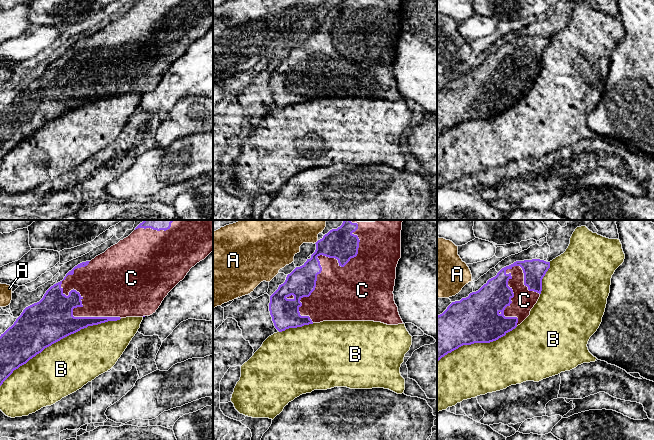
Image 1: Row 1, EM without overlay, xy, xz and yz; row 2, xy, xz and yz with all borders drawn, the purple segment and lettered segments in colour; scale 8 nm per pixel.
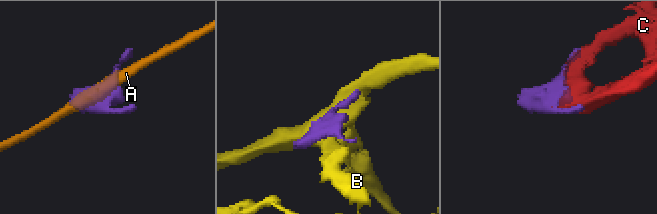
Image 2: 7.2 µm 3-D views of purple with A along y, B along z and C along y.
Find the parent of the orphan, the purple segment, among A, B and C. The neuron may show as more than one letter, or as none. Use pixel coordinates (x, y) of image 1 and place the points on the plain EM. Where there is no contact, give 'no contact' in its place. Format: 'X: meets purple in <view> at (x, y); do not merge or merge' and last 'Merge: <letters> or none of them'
A: meets purple in xz at (316, 18); do not merge
B: meets purple in xy at (59, 116); do not merge
C: meets purple in xz at (317, 34); merge
Merge: C

